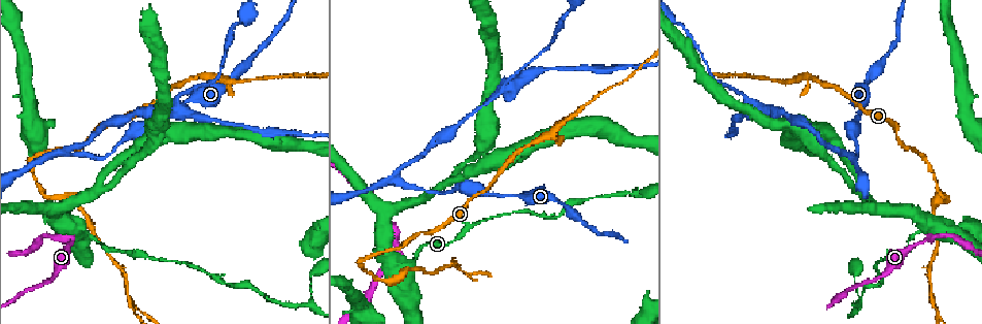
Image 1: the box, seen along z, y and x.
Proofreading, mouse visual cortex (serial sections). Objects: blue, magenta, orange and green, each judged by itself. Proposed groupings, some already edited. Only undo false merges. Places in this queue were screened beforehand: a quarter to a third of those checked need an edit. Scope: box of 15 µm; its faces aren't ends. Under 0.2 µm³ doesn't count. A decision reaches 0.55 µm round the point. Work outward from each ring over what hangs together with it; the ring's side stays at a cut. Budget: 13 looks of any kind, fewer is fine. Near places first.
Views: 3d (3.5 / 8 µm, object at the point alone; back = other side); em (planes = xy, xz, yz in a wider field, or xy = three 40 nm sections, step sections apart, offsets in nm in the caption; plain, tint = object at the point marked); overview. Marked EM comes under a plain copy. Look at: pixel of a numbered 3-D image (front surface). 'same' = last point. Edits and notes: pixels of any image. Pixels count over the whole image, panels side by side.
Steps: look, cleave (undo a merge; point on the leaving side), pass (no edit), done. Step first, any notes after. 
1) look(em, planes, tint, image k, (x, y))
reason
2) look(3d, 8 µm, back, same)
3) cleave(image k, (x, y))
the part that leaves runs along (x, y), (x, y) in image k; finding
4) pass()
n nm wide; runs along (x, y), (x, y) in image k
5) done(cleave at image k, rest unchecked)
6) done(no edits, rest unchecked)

look(3d, 3.5 µm, image 1, (73, 241))
sharp bend

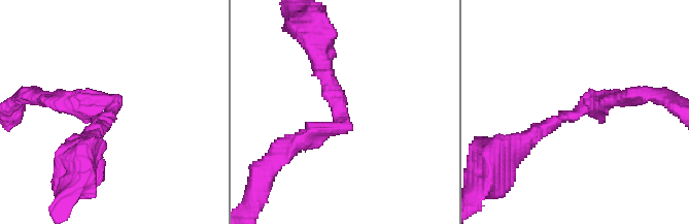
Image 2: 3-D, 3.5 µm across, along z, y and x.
look(em, xy, step 3, tint, image 2, (107, 109))

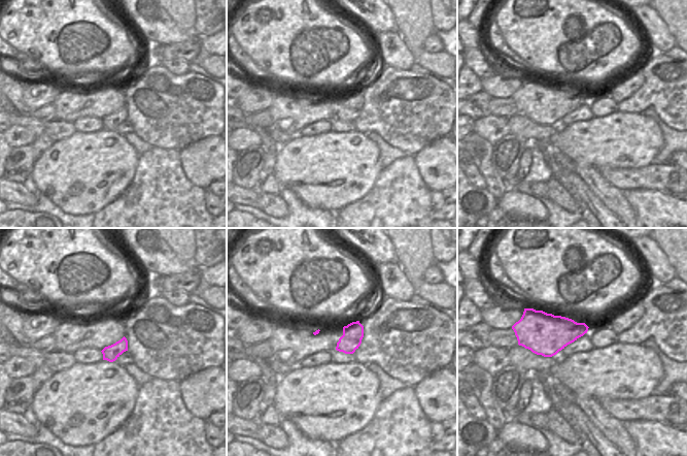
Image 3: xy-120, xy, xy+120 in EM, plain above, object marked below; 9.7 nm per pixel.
cleave(image 2, (302, 132))
border along (576, 322), (571, 329), (576, 338) in image 3; a second cell is stuck on

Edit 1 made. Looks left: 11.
look(3d, 8 µm, image 1, (362, 262))

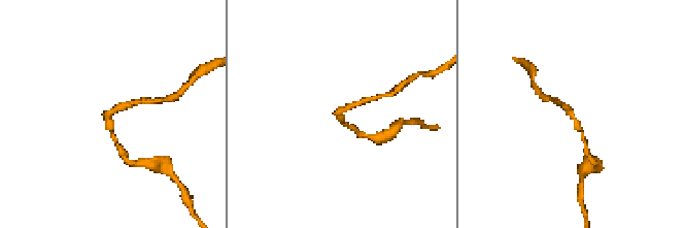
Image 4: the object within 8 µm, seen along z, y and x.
look(em, xy, step 1, tint, image 4, (341, 113))
arms of 150, 200 nm

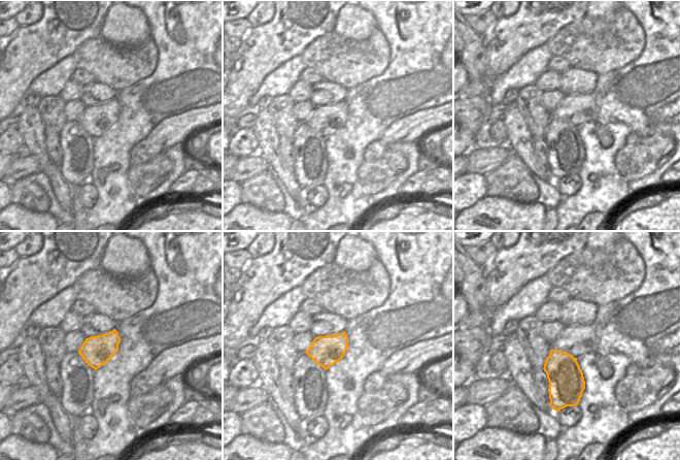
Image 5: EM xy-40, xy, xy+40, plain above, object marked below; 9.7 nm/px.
pass()
runs along (560, 103), (571, 112), (583, 139) in image 4; all the same cell

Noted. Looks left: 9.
look(3d, 3.5 µm, image 1, (935, 309))
three arms meet

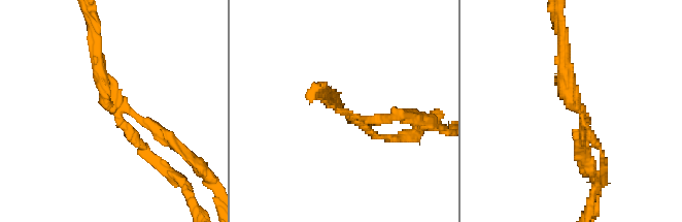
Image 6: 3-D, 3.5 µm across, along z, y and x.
look(em, xy, step 5, tint, image 6, (109, 106))
3 arms; arms of 100, 150, 200 nm

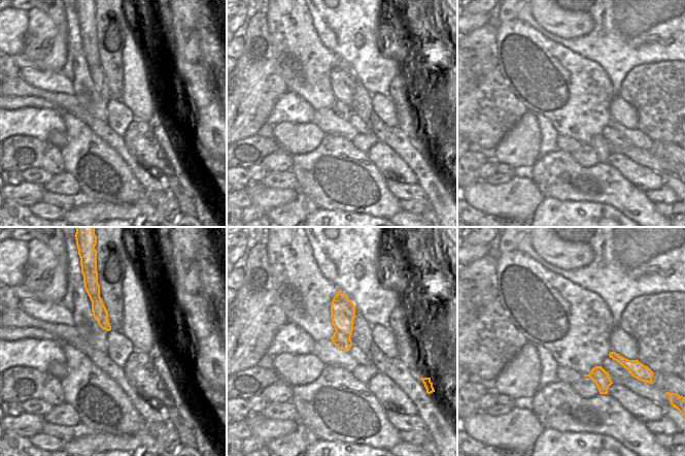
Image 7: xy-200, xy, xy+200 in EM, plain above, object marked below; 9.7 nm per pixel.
pass()
runs along (96, 42), (105, 103), (166, 134) in image 6; all the same cell

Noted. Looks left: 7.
look(3d, 3.5 µm, image 1, (879, 285))
a narrow waist

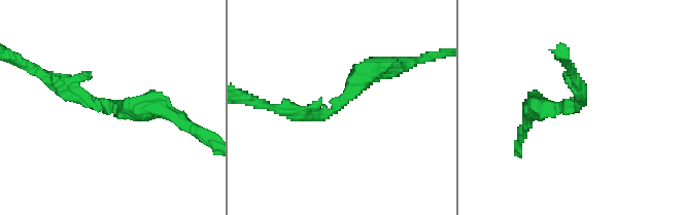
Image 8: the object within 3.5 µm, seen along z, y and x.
look(em, xy, step 5, tint, image 8, (333, 110))
arms of 200, 300 nm; need the tissue

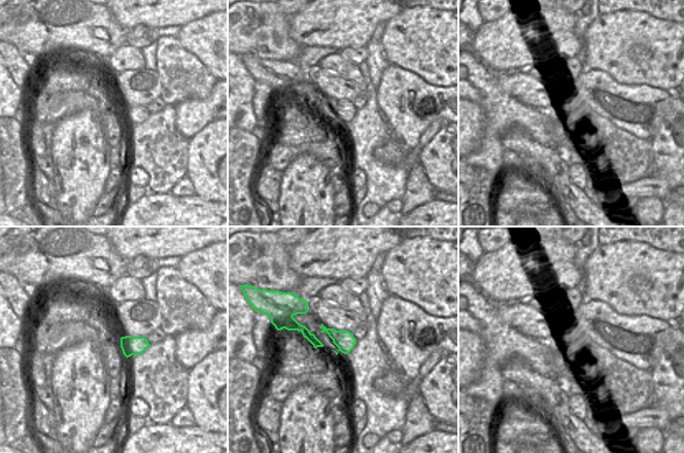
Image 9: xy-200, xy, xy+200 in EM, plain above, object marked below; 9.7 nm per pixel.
pass()
runs along (273, 107), (323, 115), (386, 70) in image 8; one cell here

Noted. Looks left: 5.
look(3d, 3.5 µm, image 1, (395, 178))
arms part here

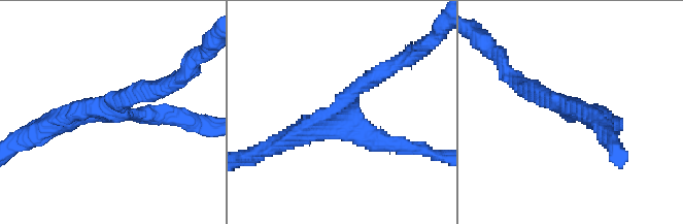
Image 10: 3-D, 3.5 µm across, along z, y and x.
look(em, xy, step 2, tint, image 10, (569, 111))
3 arms; arms of 250, 250, 300 nm; now the EM

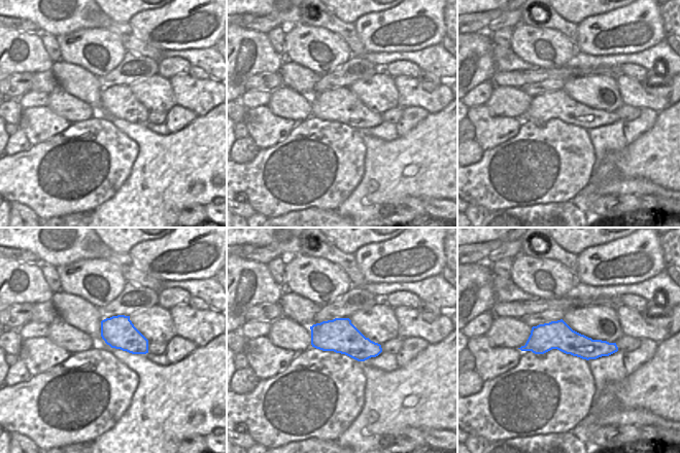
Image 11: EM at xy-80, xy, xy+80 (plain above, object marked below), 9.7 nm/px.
look(em, planes, tint, same)
cut it another way

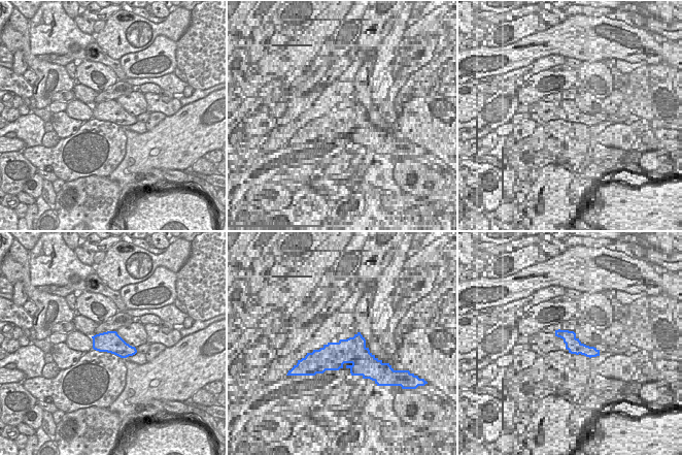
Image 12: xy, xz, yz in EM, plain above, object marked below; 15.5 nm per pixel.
pass()
340 nm wide; runs along (605, 116), (571, 116), (526, 88) in image 10; all the same cell

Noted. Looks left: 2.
done(cleave at image 2, rest unchecked)

